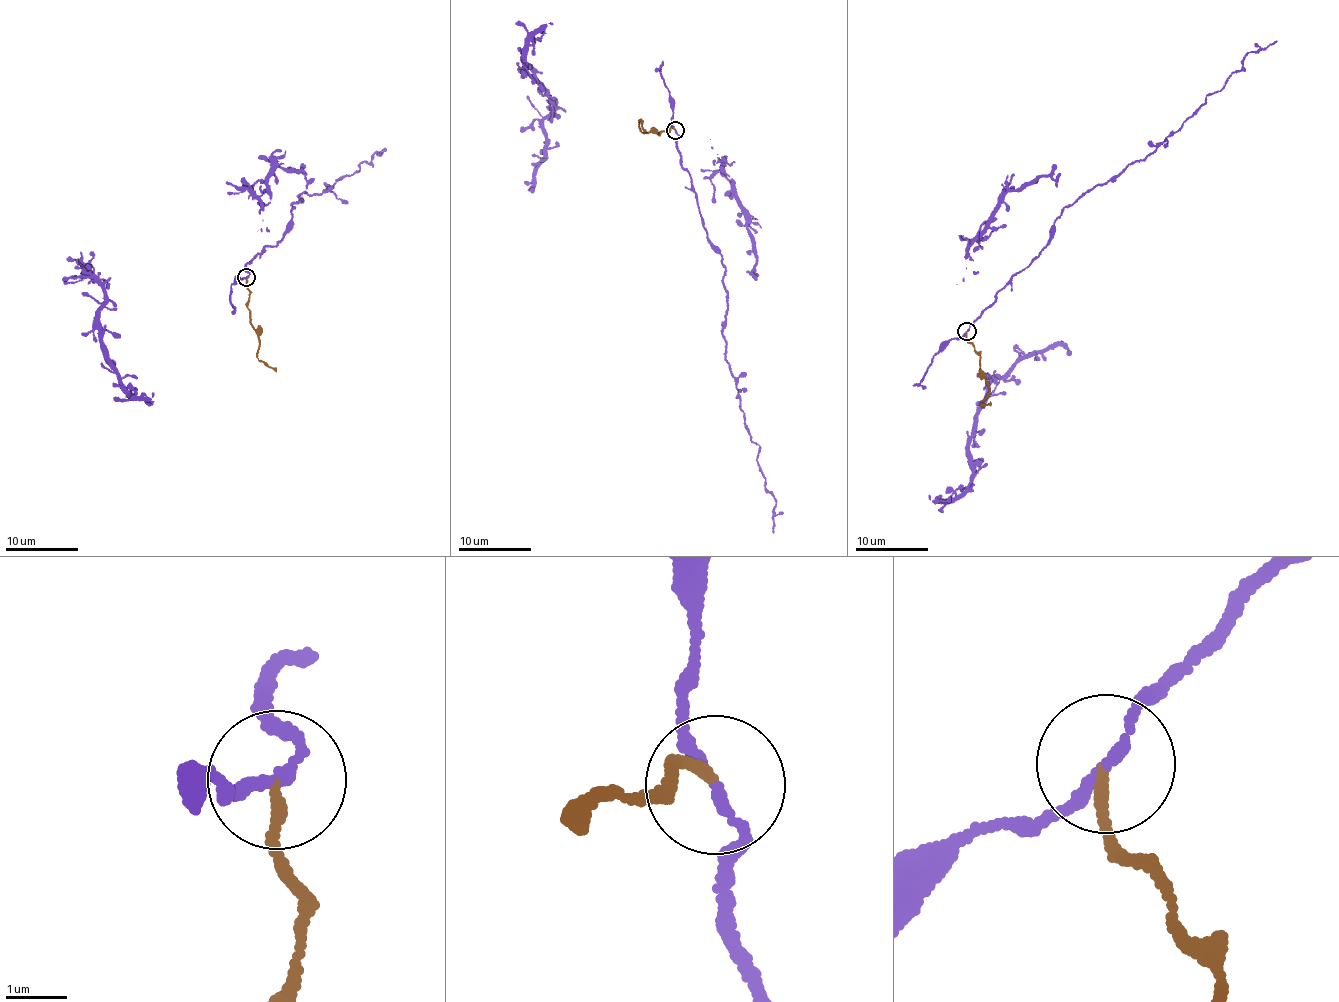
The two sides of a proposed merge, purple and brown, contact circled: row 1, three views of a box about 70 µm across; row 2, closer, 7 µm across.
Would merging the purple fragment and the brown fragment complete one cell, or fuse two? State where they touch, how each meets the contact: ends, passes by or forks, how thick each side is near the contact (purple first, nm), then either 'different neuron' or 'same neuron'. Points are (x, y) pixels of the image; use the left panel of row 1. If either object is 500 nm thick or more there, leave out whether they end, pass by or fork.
(246, 277) | purple passes by | brown ends | 160/170 nm | different neuron

